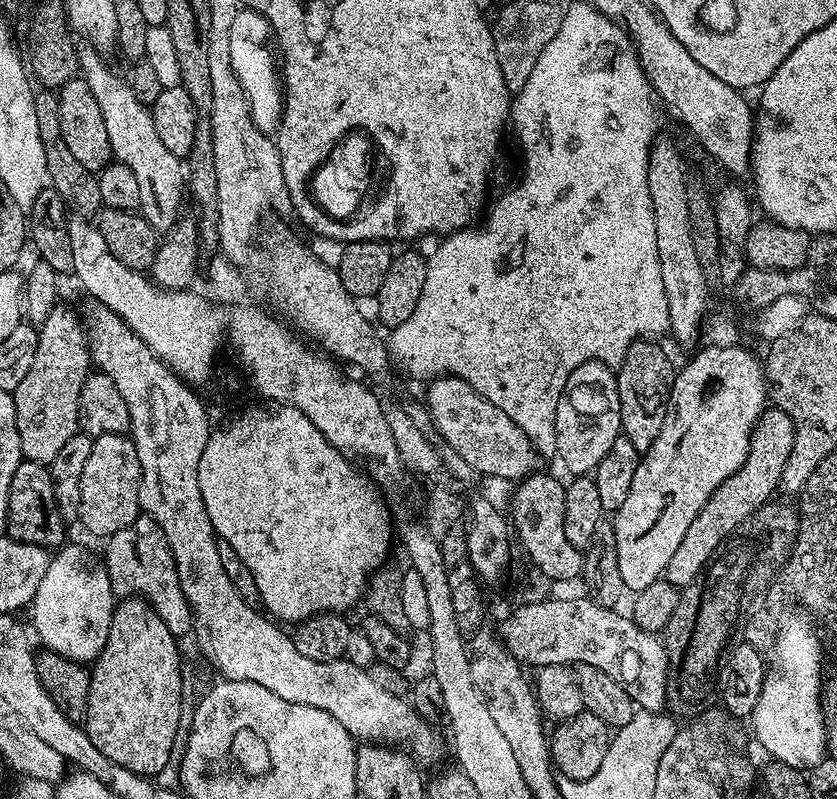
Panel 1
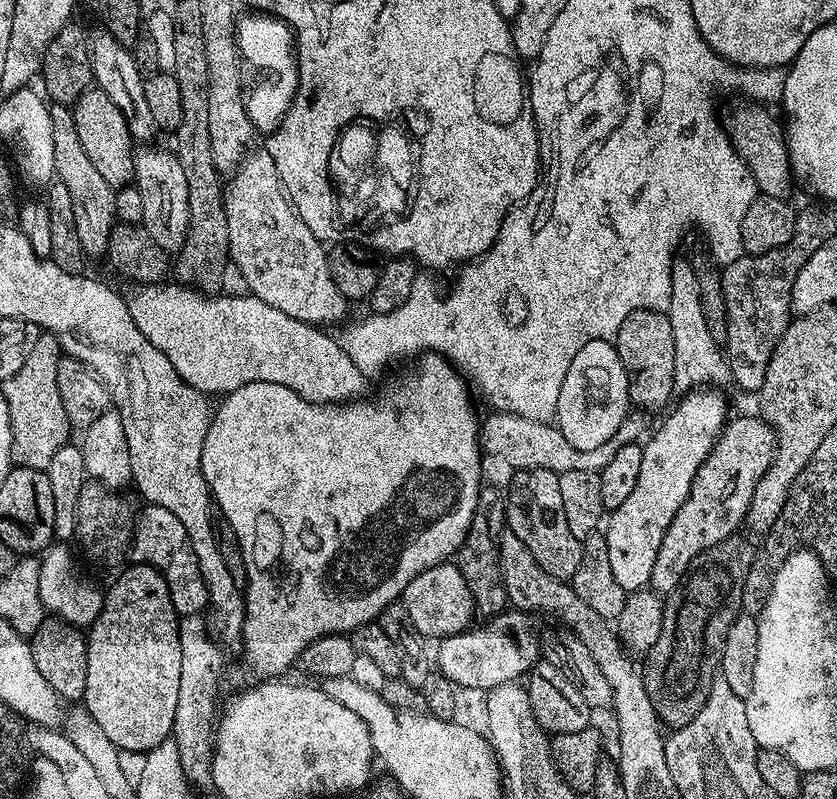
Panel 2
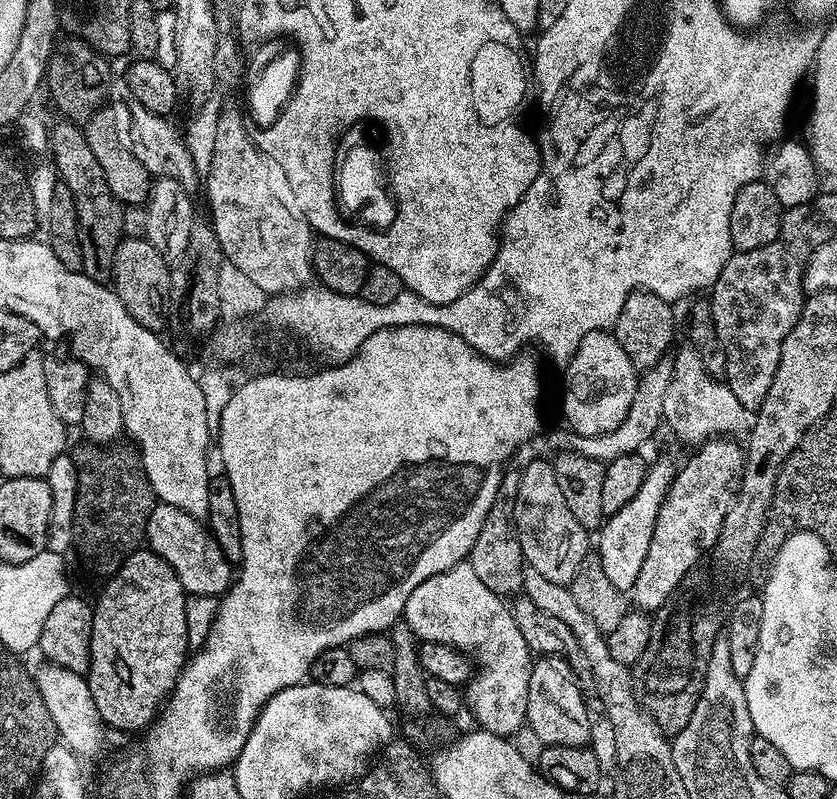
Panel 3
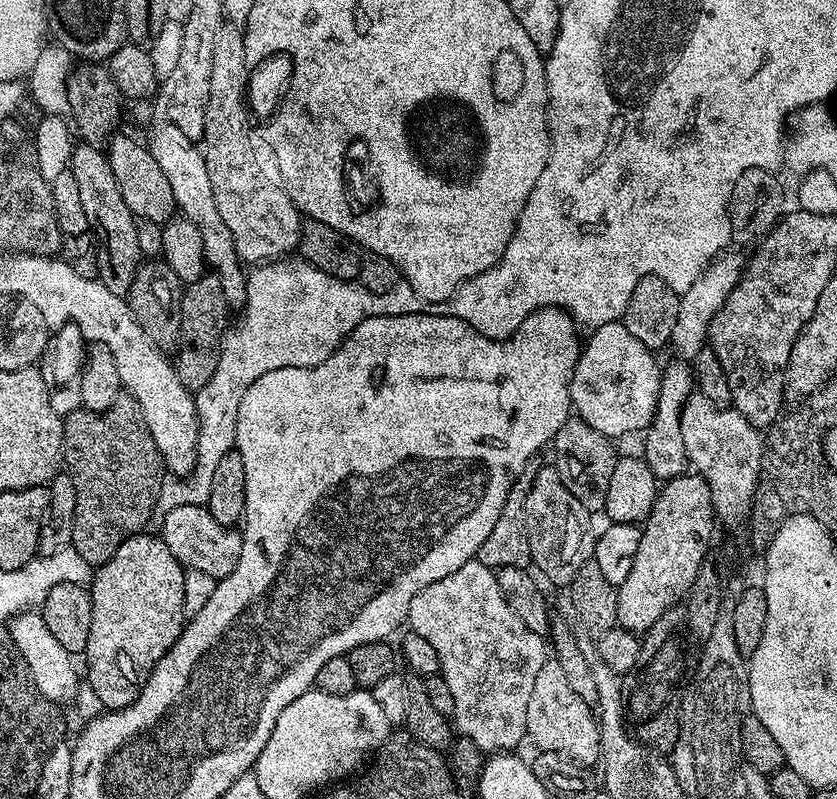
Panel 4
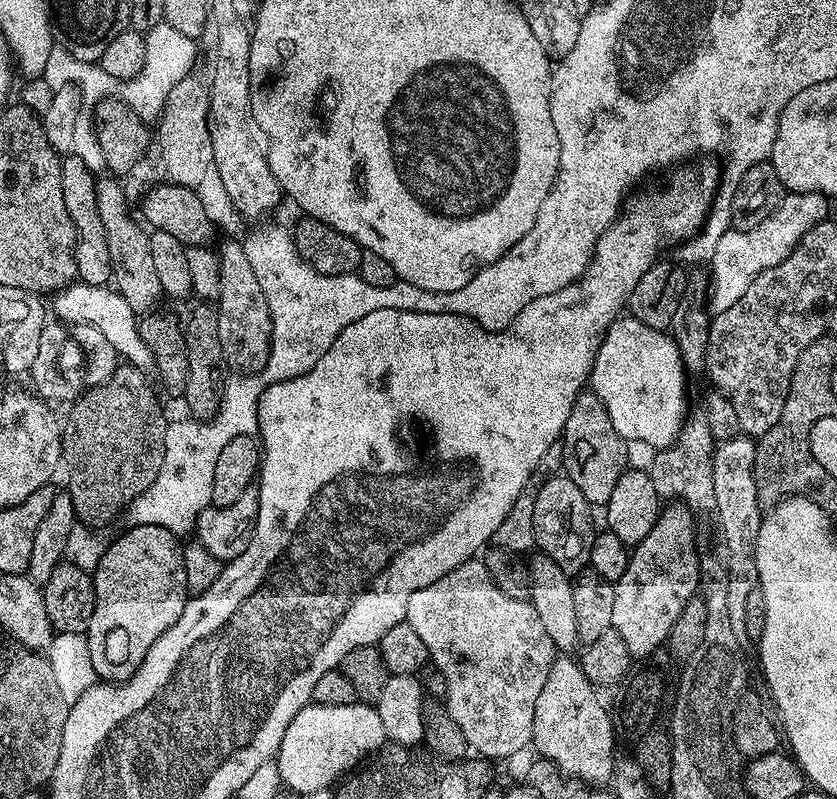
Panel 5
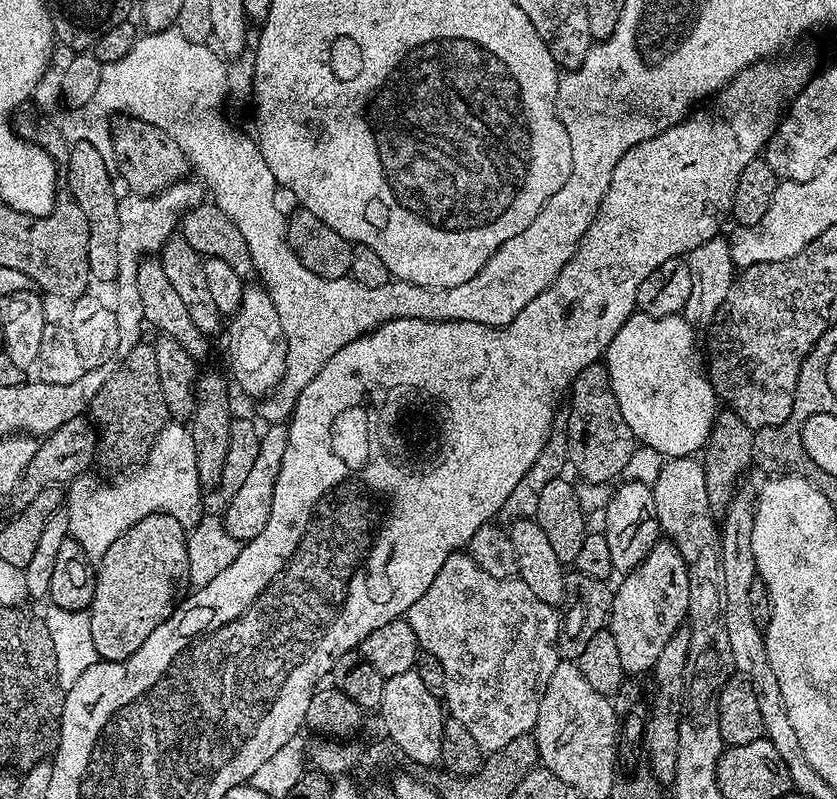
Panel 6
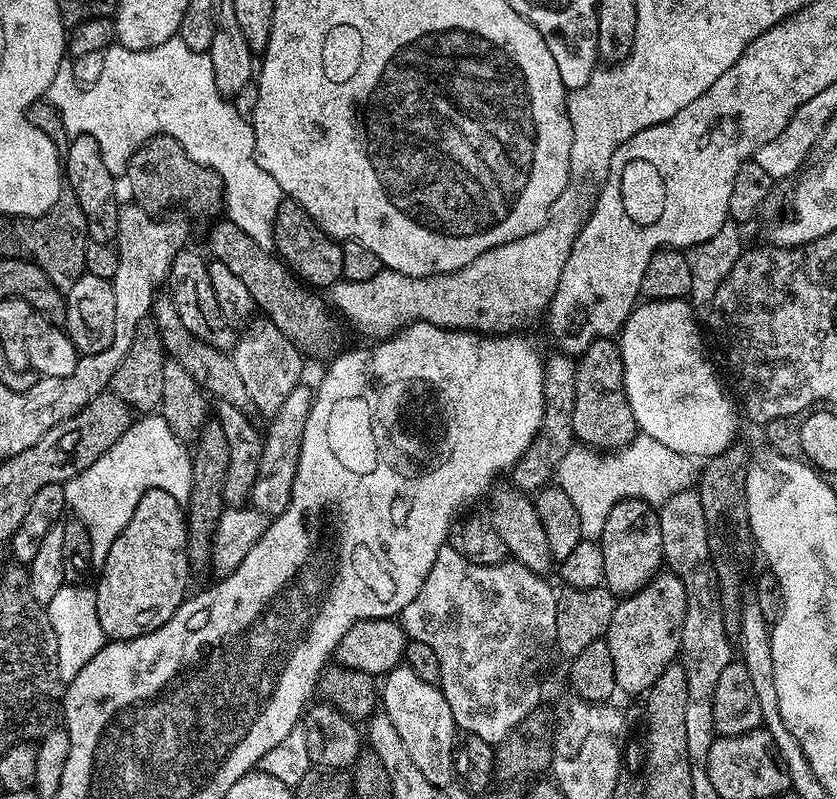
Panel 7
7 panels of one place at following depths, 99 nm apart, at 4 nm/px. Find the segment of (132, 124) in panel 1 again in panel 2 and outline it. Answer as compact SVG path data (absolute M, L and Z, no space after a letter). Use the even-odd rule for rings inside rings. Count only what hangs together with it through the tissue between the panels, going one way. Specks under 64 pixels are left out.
M144 146L144 148L135 153L134 159L136 161L136 170L134 173L134 187L140 191L142 194L142 226L150 234L150 238L154 241L159 248L166 254L175 254L180 251L182 242L186 242L186 226L190 222L190 190L186 190L186 174L182 174L182 166L178 162L175 151L168 150L168 152L163 152L160 148L148 148L152 146Z

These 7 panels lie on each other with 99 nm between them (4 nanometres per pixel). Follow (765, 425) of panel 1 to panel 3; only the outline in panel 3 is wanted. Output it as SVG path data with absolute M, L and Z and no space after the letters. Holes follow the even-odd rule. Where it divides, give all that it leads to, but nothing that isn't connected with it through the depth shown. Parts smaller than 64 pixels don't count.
M712 438L705 441L683 465L679 465L675 479L663 503L654 528L646 562L630 590L630 600L637 609L657 610L674 590L718 542L722 524L730 506L736 500L736 491L744 477L745 449L732 438Z

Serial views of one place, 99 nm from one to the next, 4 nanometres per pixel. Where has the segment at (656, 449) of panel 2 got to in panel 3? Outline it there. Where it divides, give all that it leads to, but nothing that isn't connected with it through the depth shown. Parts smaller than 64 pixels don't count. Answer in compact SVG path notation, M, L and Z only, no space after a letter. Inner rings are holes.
M652 460L648 466L648 473L642 482L638 494L622 506L613 516L607 517L598 529L600 535L600 549L598 555L610 582L618 586L618 590L627 593L634 586L642 564L646 562L646 552L650 550L651 539L654 538L654 528L658 522L660 504L668 494L668 488L675 479L678 468L668 460Z

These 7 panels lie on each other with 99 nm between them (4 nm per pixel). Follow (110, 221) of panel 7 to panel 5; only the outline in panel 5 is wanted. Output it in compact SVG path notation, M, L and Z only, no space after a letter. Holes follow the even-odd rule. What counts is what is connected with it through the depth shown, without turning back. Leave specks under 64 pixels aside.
M68 154L63 157L62 194L66 198L66 210L76 226L76 275L79 283L105 287L112 280L110 250L106 250L106 230L102 224L102 214L98 214L96 197L97 177L92 176L85 157L80 154Z

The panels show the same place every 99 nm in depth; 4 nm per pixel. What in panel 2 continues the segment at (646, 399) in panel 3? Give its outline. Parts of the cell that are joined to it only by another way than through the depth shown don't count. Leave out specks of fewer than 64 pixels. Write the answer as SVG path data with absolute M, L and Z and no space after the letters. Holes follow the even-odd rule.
M507 410L495 411L485 420L483 417L480 424L480 447L487 455L489 452L490 455L505 460L512 470L545 468L557 474L570 470L600 473L606 466L606 462L610 462L610 458L614 458L614 454L622 450L622 446L635 444L641 439L640 435L641 437L645 435L643 420L645 417L640 414L629 414L622 422L622 426L618 426L618 430L606 442L602 442L600 446L594 446L594 450L578 450L570 442L566 442L566 438L555 423L522 418Z

